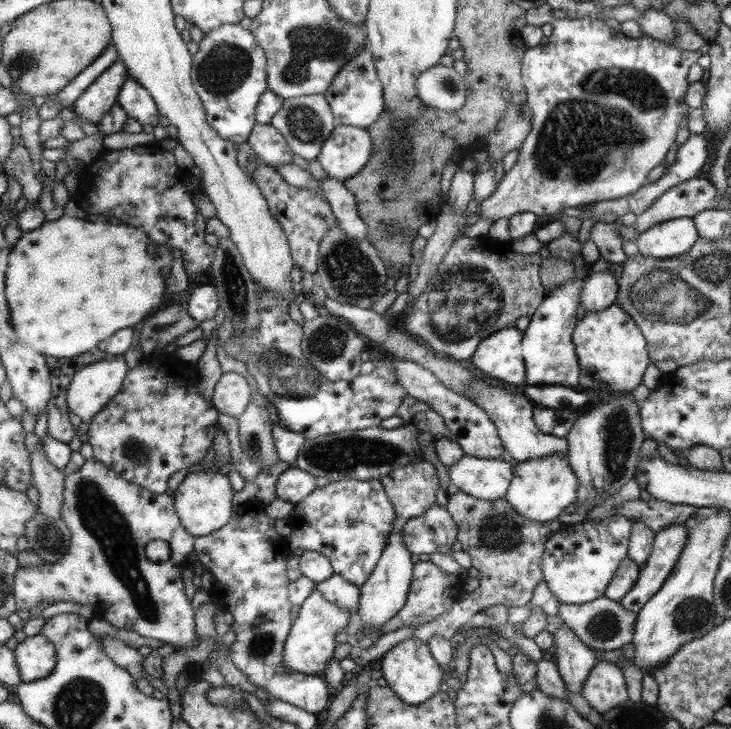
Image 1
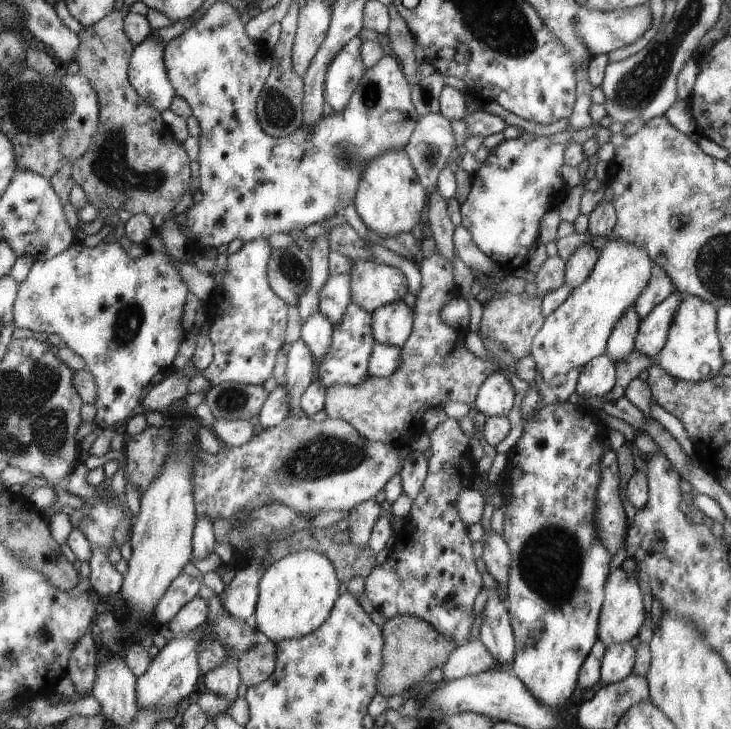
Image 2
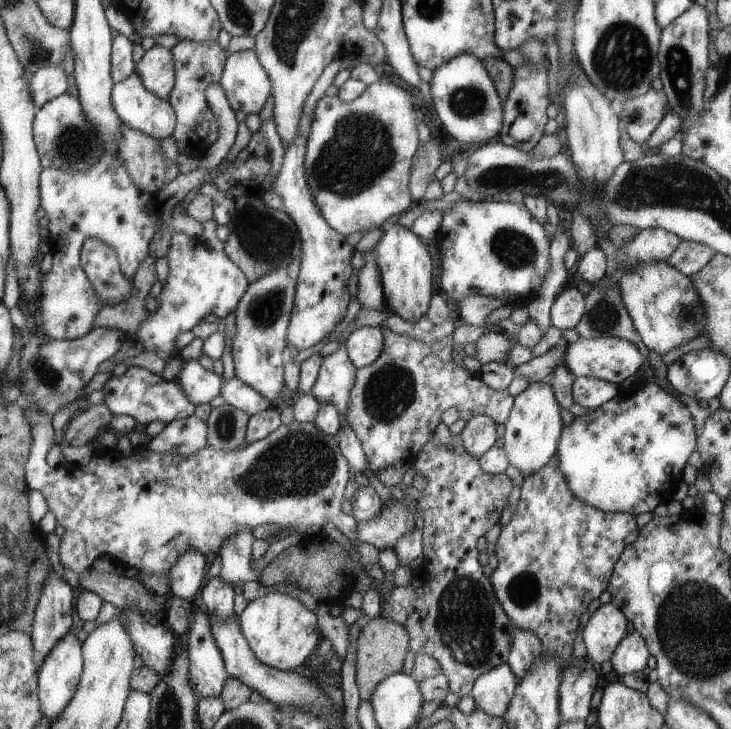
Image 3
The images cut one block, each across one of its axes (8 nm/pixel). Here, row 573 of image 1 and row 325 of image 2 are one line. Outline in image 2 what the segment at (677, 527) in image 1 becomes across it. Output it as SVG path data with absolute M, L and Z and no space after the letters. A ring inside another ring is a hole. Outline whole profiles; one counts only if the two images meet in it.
M674 289L674 292L657 304L648 316L640 321L638 334L634 338L634 348L644 356L656 358L667 344L668 332L671 329L672 321L679 310L680 302L684 295Z

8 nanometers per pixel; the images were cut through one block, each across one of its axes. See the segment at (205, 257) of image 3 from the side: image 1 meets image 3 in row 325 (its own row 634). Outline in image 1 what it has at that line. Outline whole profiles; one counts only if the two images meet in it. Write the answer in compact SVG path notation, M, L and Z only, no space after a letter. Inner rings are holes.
M86 459L78 472L66 475L63 491L62 520L71 529L69 553L56 563L43 566L27 566L20 569L16 577L16 598L20 614L27 617L29 610L41 602L74 602L84 604L94 610L95 618L107 620L116 628L134 630L140 636L156 638L169 648L191 646L196 638L194 628L194 608L184 594L182 564L194 550L194 535L184 527L175 510L175 498L170 492L156 494L128 481L115 470L108 468L103 461ZM152 540L164 540L170 545L170 558L166 562L150 562L146 556L146 544Z

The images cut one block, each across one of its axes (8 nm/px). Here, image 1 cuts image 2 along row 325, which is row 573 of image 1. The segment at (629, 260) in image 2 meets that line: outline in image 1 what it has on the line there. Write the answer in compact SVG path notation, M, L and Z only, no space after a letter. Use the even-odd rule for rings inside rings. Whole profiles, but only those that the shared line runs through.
M620 515L584 519L555 532L546 544L542 567L543 581L560 604L586 604L604 596L622 560L627 558L631 533L632 518Z

